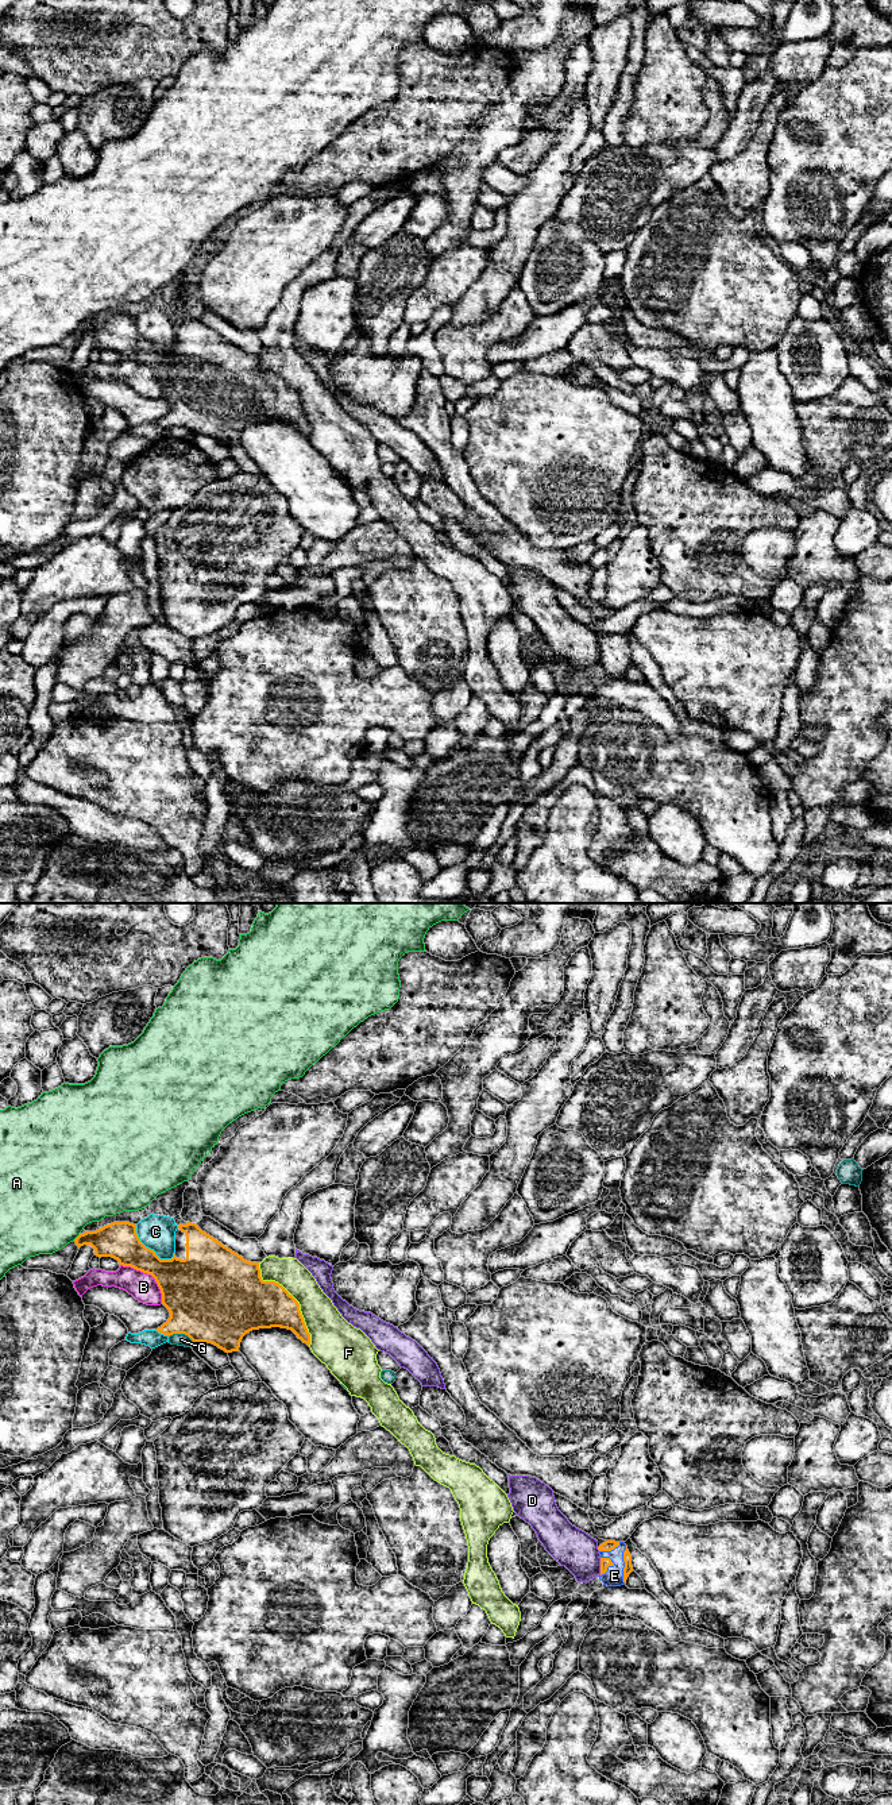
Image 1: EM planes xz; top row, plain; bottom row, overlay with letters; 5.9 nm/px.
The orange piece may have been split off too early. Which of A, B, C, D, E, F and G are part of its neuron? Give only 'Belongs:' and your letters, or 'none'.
Belongs: E

